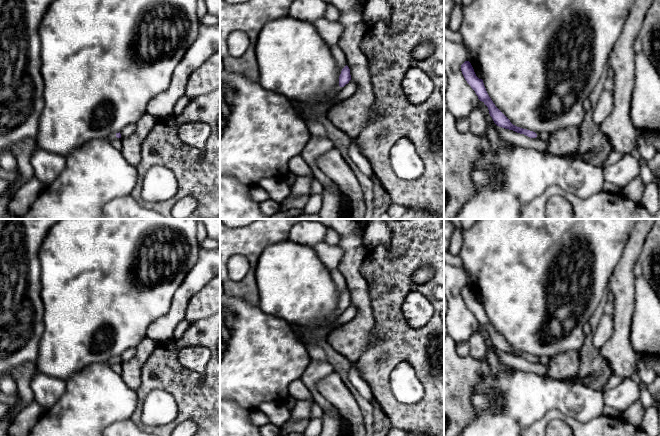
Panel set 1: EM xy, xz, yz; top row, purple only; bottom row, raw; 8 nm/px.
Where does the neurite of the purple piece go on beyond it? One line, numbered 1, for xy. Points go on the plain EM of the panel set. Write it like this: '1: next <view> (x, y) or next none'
1: next xy (111, 361)

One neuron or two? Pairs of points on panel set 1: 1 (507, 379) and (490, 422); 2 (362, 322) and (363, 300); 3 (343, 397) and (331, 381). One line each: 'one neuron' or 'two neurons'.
1: one neuron
2: one neuron
3: one neuron

